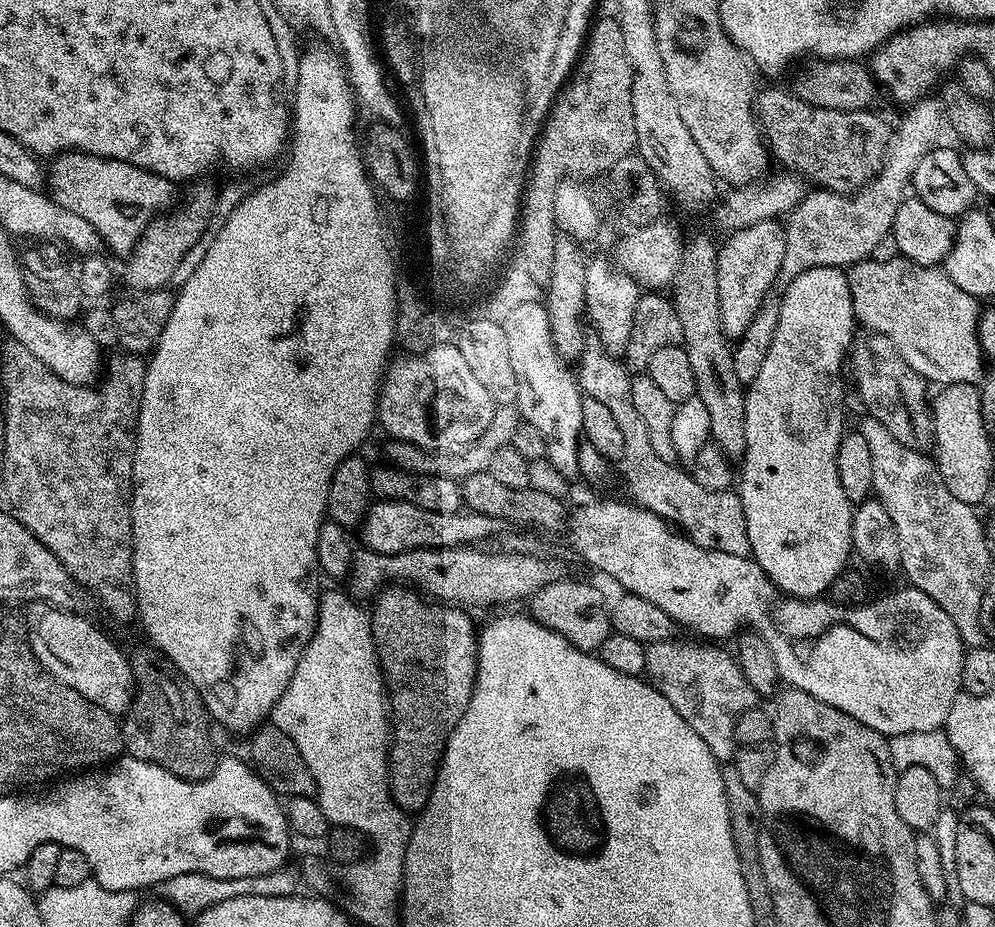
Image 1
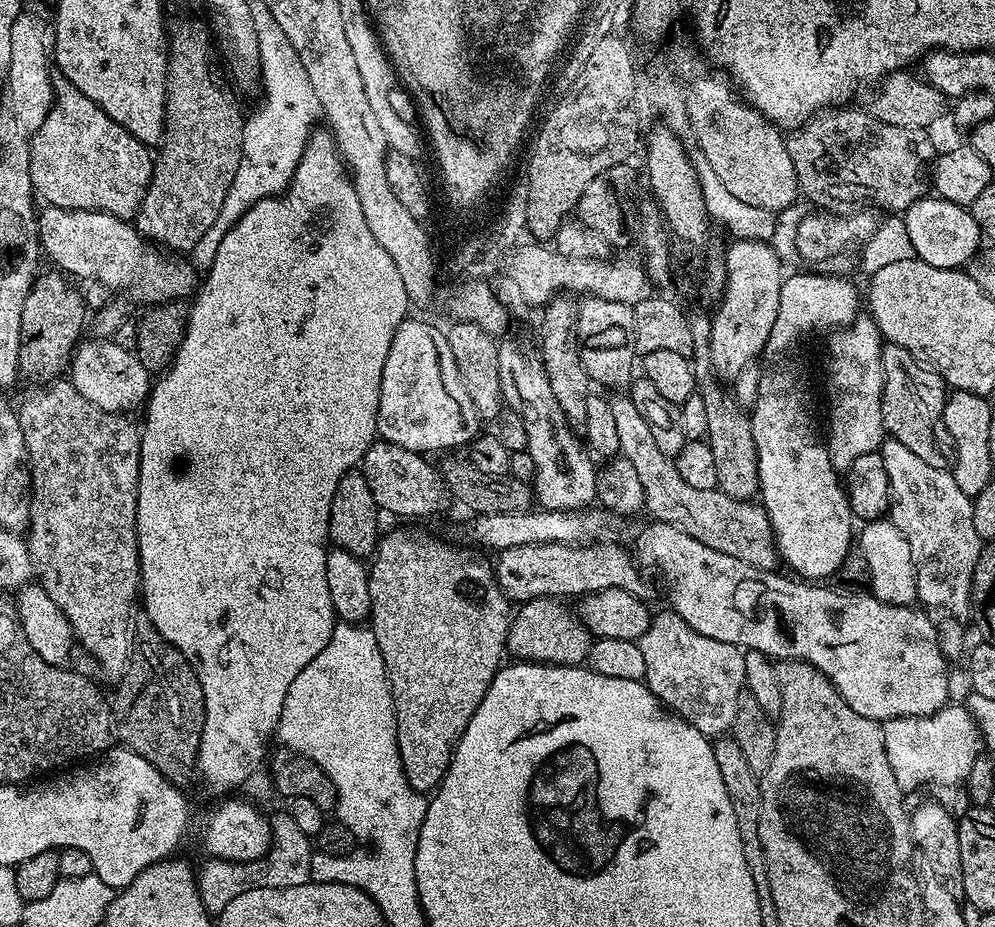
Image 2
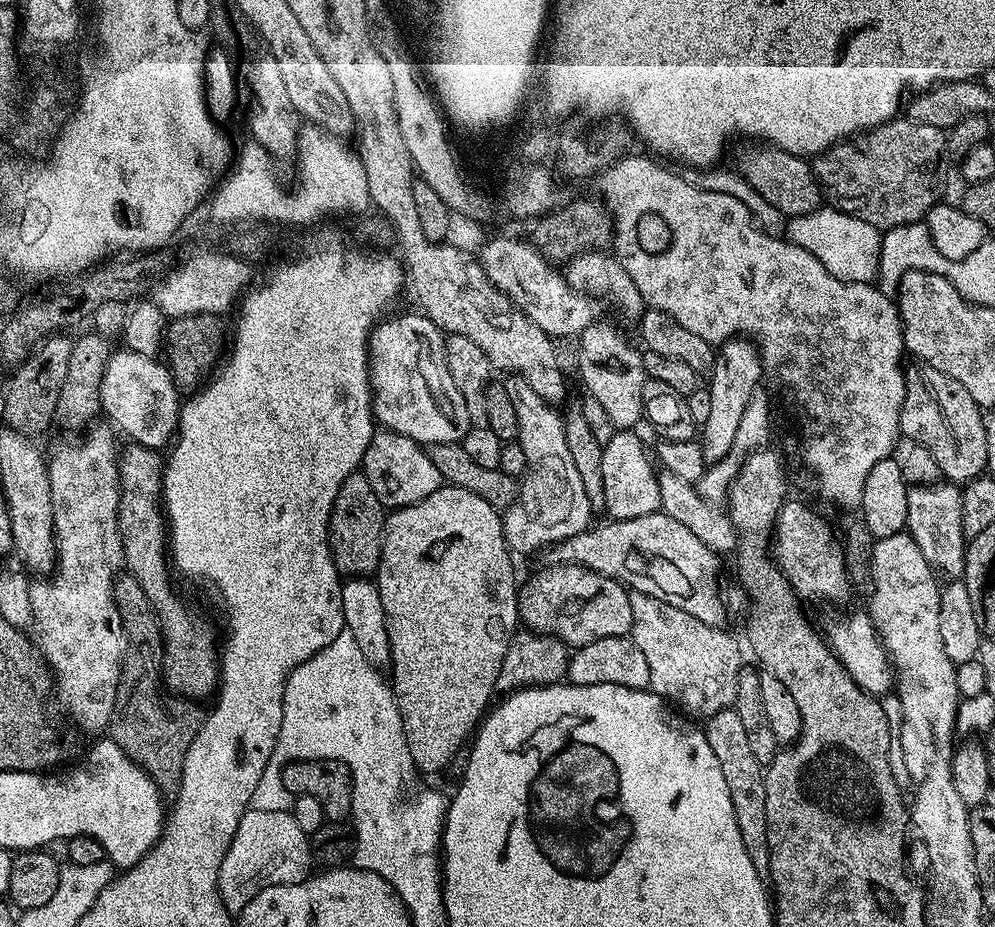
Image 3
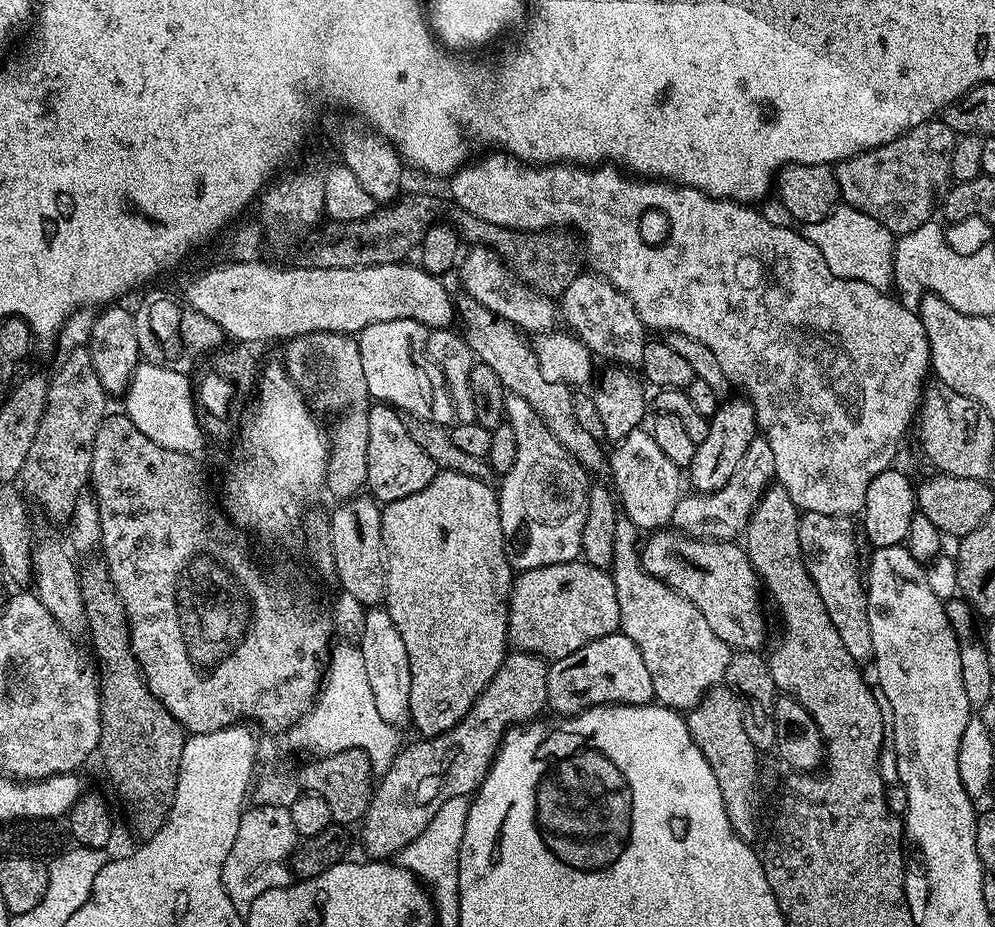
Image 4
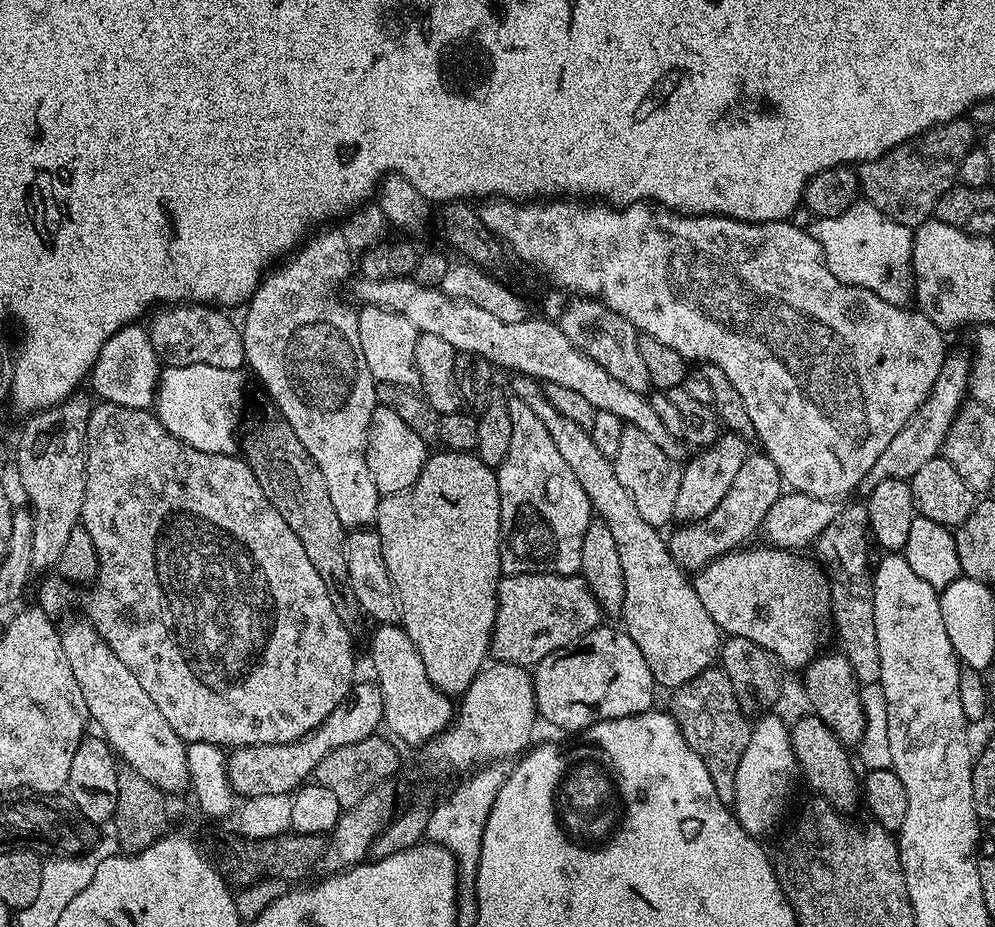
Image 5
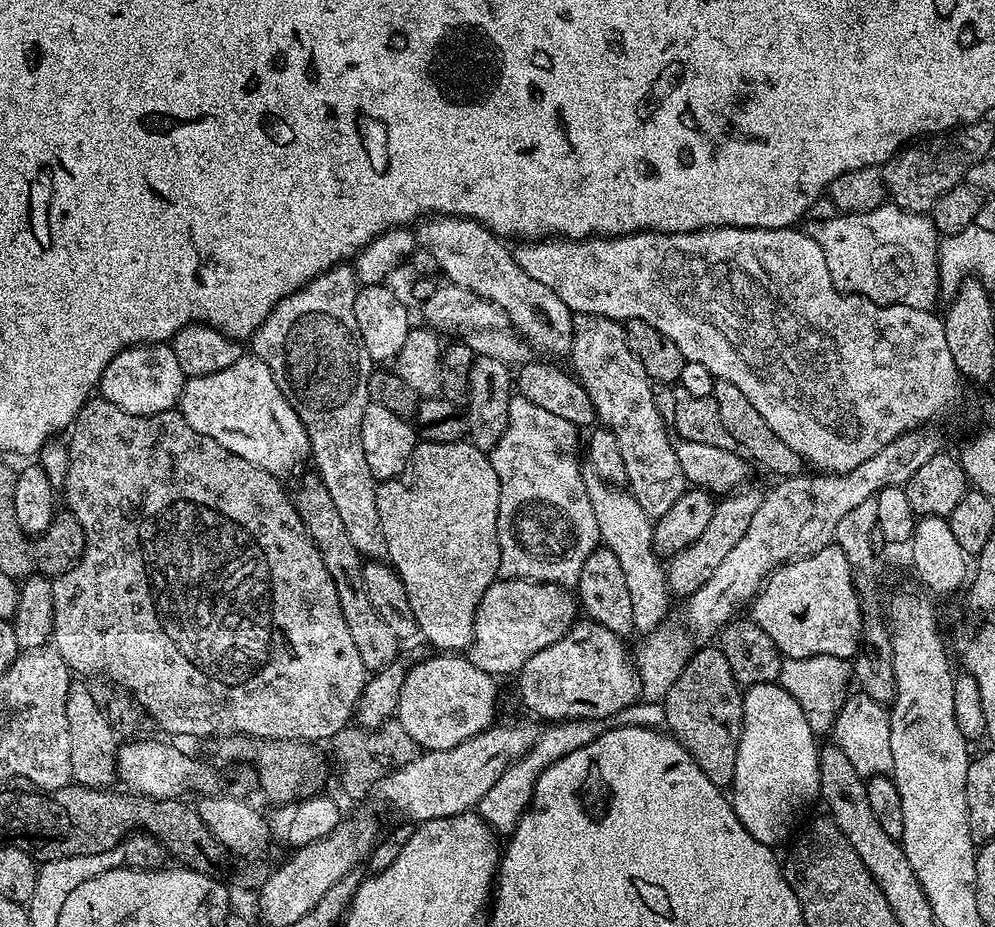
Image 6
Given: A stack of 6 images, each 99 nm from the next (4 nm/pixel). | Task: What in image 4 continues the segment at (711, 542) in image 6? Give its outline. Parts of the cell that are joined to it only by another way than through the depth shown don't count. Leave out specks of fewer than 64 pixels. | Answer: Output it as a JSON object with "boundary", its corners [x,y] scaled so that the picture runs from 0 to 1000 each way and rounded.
{"boundary":[[[762,468],[754,477],[750,490],[746,490],[742,507],[738,507],[734,520],[730,520],[726,529],[696,530],[695,535],[684,534],[681,546],[677,546],[674,569],[689,578],[698,578],[702,583],[739,584],[751,570],[756,551],[762,546],[769,529],[777,521],[779,511],[778,489],[774,485],[774,477]]]}

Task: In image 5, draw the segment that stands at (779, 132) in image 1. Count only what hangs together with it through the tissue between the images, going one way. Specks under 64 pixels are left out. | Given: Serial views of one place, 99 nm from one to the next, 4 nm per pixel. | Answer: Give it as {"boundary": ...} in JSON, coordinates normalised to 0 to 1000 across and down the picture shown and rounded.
{"boundary":[[[976,128],[956,129],[950,134],[944,134],[941,138],[934,138],[932,142],[898,157],[880,173],[867,174],[862,181],[867,215],[886,231],[898,235],[898,239],[910,242],[911,245],[920,248],[940,230],[943,214],[947,214],[947,209],[962,197],[963,179],[967,170],[971,170],[973,163],[982,154],[983,142],[981,147],[981,141],[983,141],[982,135]]]}

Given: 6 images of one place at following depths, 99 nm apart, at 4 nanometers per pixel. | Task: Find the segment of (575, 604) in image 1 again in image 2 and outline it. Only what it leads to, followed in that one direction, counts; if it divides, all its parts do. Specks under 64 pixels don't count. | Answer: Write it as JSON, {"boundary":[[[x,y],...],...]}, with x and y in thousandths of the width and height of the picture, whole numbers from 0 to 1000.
{"boundary":[[[554,643],[526,648],[520,655],[523,656],[520,660],[518,657],[515,674],[511,677],[510,707],[520,713],[536,716],[560,716],[574,721],[586,717],[597,687],[578,659],[567,652],[570,650],[566,646]]]}

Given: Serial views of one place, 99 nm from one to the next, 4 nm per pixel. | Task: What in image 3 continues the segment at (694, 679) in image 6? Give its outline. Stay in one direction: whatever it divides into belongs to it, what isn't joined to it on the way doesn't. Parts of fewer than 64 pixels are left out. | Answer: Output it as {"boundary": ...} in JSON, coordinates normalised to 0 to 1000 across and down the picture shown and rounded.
{"boundary":[[[739,763],[728,764],[722,770],[711,773],[707,787],[710,800],[714,800],[714,809],[718,809],[718,818],[722,818],[722,831],[726,831],[726,839],[730,839],[730,849],[734,851],[734,865],[738,865],[738,882],[746,900],[746,913],[750,913],[750,921],[754,921],[758,939],[762,939],[764,946],[772,951],[774,921],[770,904],[769,825],[764,824],[754,810],[750,783],[746,783],[746,775],[742,775]]]}

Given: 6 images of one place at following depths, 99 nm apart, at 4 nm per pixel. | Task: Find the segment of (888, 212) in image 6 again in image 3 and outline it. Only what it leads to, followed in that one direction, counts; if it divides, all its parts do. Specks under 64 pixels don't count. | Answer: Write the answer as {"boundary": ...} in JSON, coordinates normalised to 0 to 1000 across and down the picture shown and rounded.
{"boundary":[[[825,222],[809,233],[797,233],[791,238],[791,258],[804,268],[808,268],[838,300],[846,304],[859,306],[876,306],[883,299],[883,272],[885,247],[879,246],[866,235],[858,235],[854,231],[844,229],[835,222]]]}

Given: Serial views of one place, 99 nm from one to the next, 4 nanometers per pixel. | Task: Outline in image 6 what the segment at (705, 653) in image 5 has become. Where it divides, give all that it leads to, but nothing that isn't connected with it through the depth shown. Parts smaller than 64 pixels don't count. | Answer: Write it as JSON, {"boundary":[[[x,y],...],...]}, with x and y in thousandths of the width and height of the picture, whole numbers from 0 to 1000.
{"boundary":[[[594,503],[586,506],[589,533],[593,533],[593,547],[597,549],[597,560],[601,563],[603,587],[621,601],[625,619],[629,622],[629,633],[633,636],[633,650],[637,657],[639,682],[658,682],[668,672],[667,663],[677,648],[671,632],[671,619],[664,601],[659,599],[655,579],[656,558],[641,546],[634,531],[618,522],[610,522]]]}

